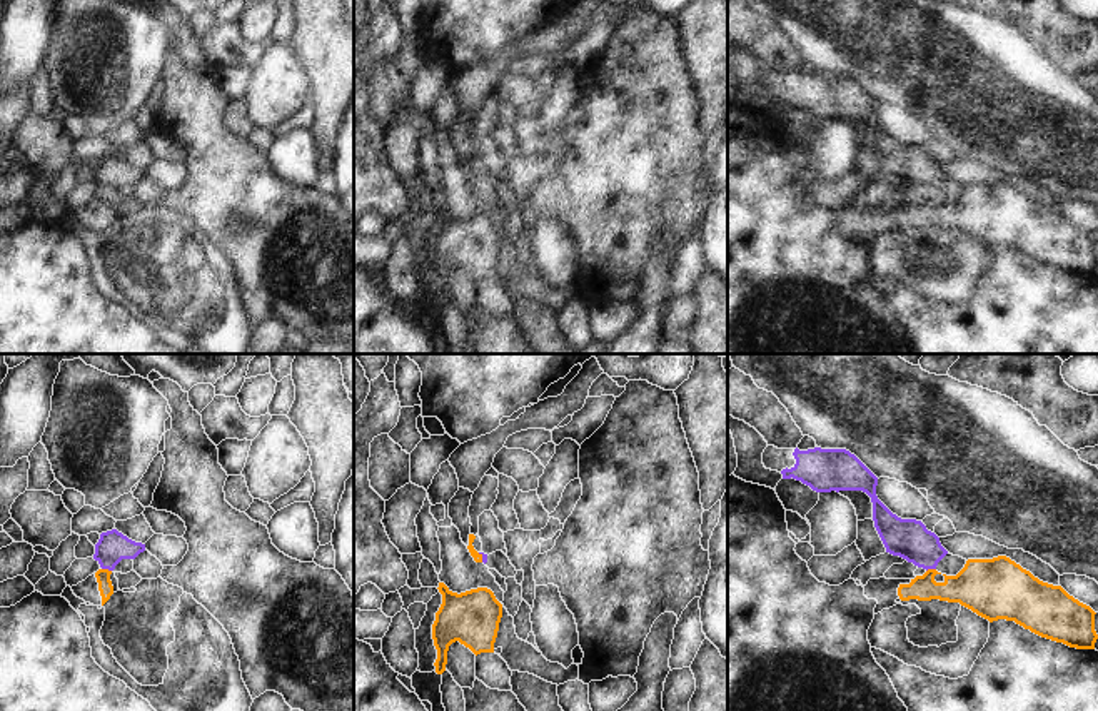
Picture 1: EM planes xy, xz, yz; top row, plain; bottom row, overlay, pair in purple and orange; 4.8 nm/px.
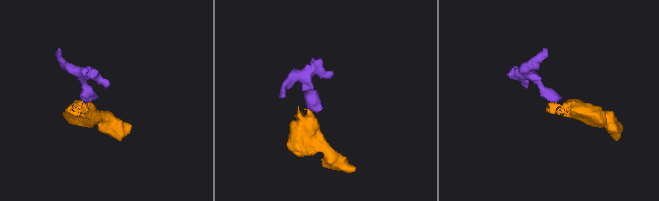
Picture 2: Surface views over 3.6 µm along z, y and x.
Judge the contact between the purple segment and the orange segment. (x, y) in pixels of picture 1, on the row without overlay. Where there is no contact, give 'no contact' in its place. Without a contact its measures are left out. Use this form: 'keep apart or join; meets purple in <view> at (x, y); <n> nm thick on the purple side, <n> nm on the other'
keep apart; meets purple in xy at (107, 194); 150 nm thick on the purple side, 70 nm on the other

